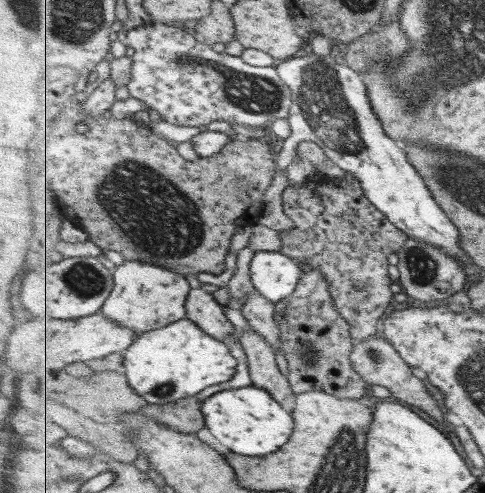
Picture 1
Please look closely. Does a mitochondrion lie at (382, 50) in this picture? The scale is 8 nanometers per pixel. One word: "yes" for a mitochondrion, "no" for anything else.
yes

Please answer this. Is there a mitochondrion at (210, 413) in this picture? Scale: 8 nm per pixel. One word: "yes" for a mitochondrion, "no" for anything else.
no

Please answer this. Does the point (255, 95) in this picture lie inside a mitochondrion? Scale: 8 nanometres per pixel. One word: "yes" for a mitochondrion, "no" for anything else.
yes

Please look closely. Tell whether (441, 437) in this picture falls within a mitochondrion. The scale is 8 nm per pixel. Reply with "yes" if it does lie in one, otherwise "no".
no

